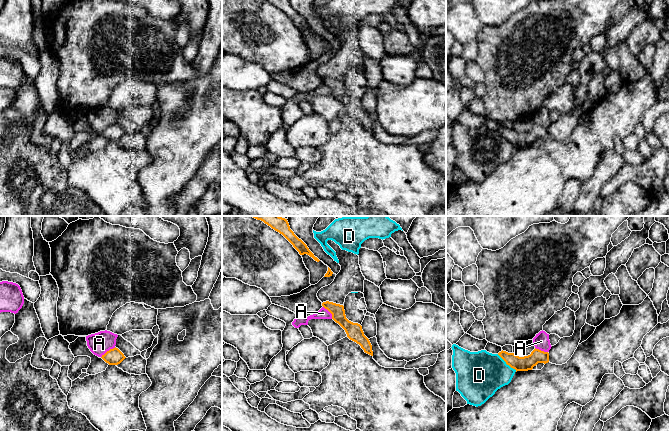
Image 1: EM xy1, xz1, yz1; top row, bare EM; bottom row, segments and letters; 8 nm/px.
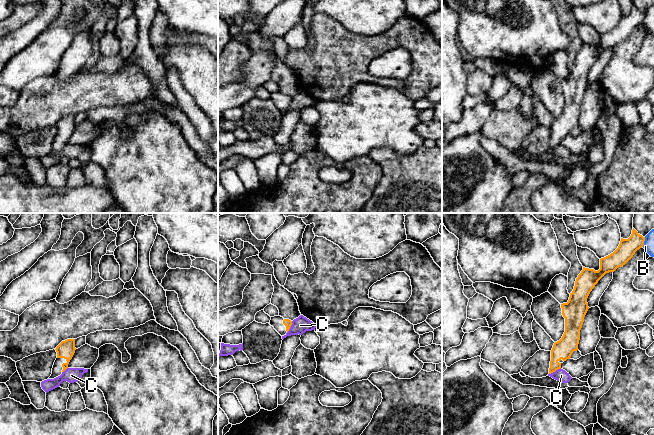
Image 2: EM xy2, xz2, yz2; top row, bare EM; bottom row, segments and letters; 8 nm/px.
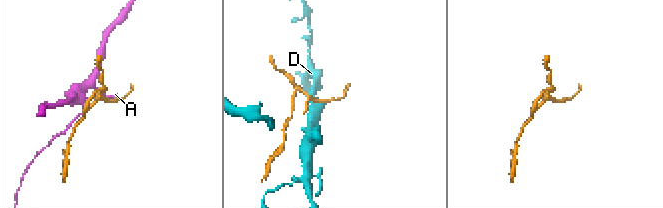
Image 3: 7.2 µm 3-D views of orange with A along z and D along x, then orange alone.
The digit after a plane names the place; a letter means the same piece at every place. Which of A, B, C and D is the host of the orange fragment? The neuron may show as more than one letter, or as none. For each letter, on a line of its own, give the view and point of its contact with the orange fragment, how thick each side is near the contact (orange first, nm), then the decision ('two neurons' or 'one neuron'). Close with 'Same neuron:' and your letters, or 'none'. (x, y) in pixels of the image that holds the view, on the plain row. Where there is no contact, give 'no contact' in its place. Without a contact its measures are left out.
A: xy1 (109, 126) | 130/180 nm | two neurons
B: yz2 (643, 18) | 140/80 nm | two neurons
C: yz2 (554, 147) | 160/100 nm | two neurons
D: yz1 (507, 140) | 120/380 nm | two neurons
Same neuron: none

